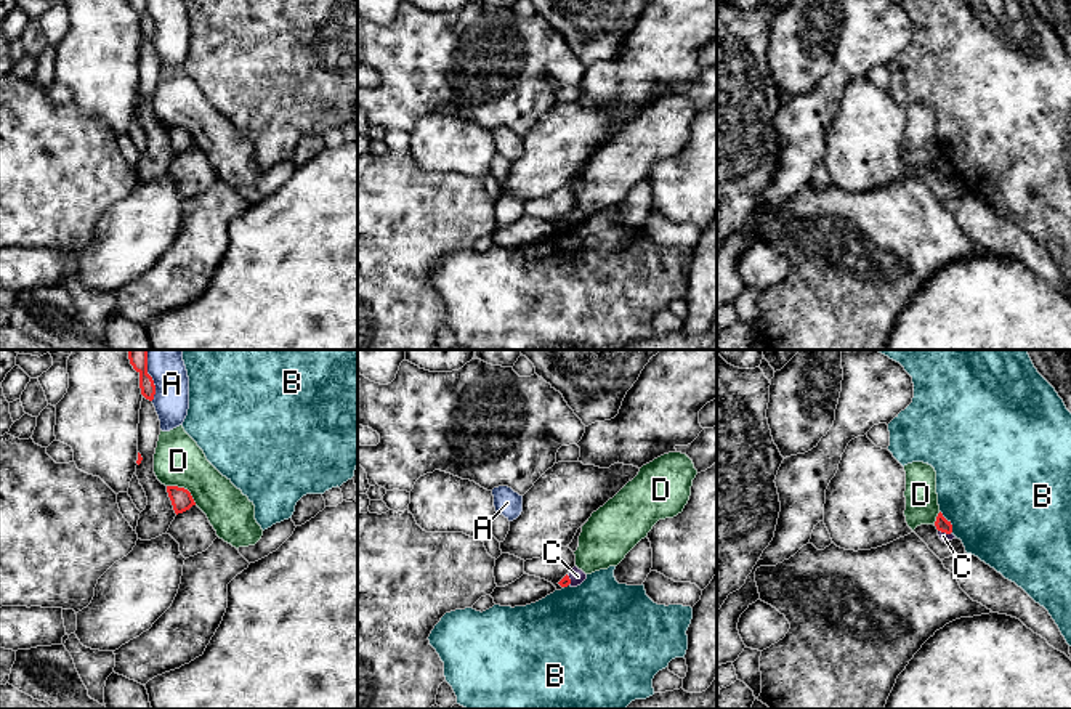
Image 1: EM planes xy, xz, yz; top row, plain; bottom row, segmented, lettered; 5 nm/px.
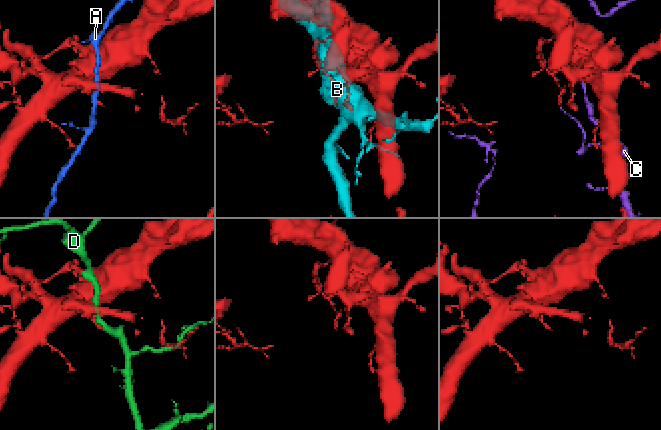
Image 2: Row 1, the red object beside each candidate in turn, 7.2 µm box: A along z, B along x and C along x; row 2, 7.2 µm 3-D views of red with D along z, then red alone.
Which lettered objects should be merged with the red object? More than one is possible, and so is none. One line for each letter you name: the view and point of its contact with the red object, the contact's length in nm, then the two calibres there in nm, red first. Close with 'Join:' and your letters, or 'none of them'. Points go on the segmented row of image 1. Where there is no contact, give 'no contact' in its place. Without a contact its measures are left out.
Join: none of them

